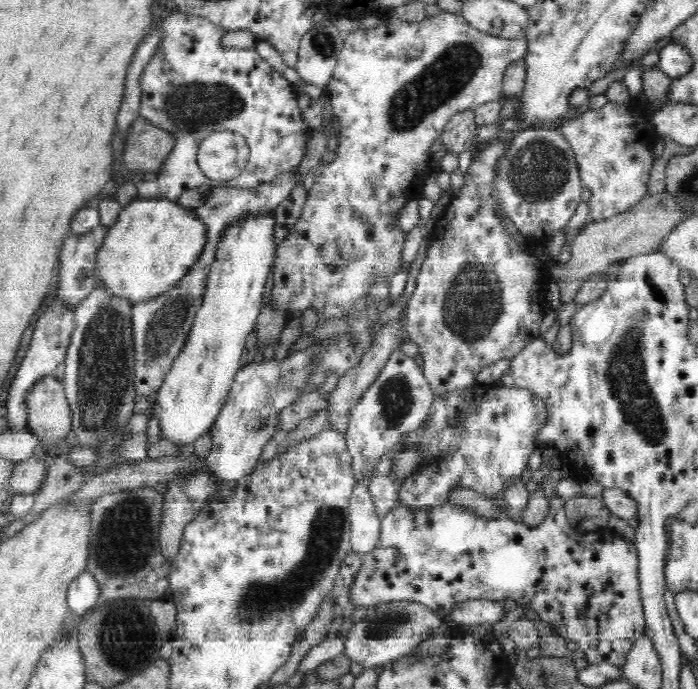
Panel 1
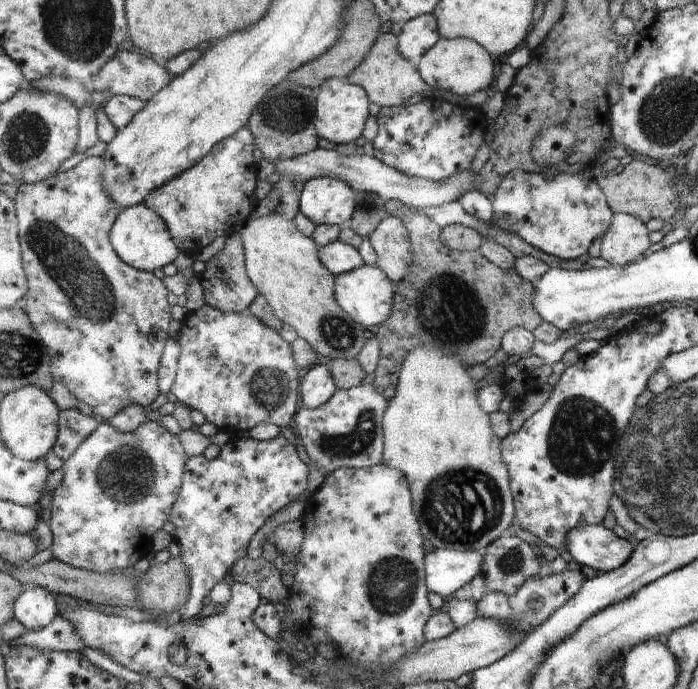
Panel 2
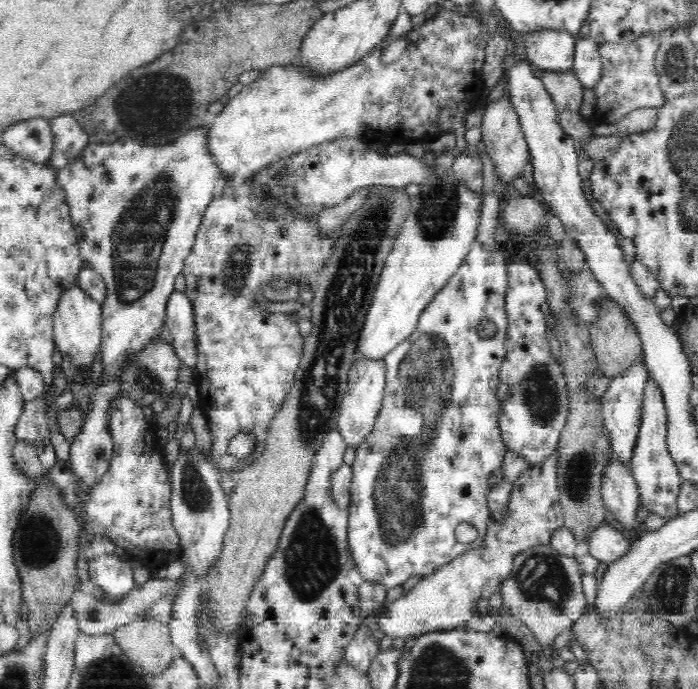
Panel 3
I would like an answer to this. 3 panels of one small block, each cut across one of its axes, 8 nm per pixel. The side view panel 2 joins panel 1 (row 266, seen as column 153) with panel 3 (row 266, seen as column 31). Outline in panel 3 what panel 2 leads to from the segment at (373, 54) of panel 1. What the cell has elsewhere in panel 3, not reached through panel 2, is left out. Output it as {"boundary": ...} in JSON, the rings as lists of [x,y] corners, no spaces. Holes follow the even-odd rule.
{"boundary":[[[239,184],[238,187],[231,188],[220,186],[219,192],[215,196],[215,200],[207,207],[207,210],[203,215],[203,222],[198,228],[195,243],[191,246],[192,250],[186,258],[183,268],[183,274],[186,278],[185,292],[188,297],[192,299],[192,303],[194,303],[200,340],[200,360],[198,360],[198,364],[196,364],[196,367],[194,368],[194,374],[198,379],[198,406],[204,411],[210,422],[210,428],[212,431],[212,451],[210,453],[212,456],[218,457],[220,465],[222,465],[222,468],[224,468],[226,472],[230,470],[230,468],[235,468],[237,471],[240,465],[248,463],[249,460],[248,458],[234,456],[234,453],[228,449],[230,448],[230,442],[232,442],[238,434],[249,436],[249,438],[251,438],[251,448],[254,448],[256,451],[261,447],[267,422],[270,420],[272,413],[279,407],[280,401],[283,399],[283,396],[286,394],[286,391],[290,388],[290,384],[292,384],[292,381],[294,380],[294,375],[301,359],[302,345],[304,344],[304,338],[299,332],[296,319],[291,318],[290,315],[287,314],[268,312],[258,306],[254,300],[263,299],[258,295],[258,288],[260,288],[262,284],[266,284],[268,280],[272,280],[272,278],[288,276],[297,281],[298,278],[307,278],[308,276],[313,275],[317,268],[320,268],[321,262],[327,256],[330,256],[329,241],[333,239],[333,236],[336,236],[337,232],[340,232],[340,228],[338,228],[334,230],[330,238],[325,240],[320,239],[317,234],[317,225],[314,222],[316,216],[312,220],[312,223],[296,221],[296,219],[292,219],[292,216],[289,216],[286,212],[284,212],[284,215],[280,215],[280,219],[258,219],[253,215],[253,212],[250,211],[257,205],[257,196],[249,196],[249,194],[250,190],[248,187],[244,186],[244,184]]]}

